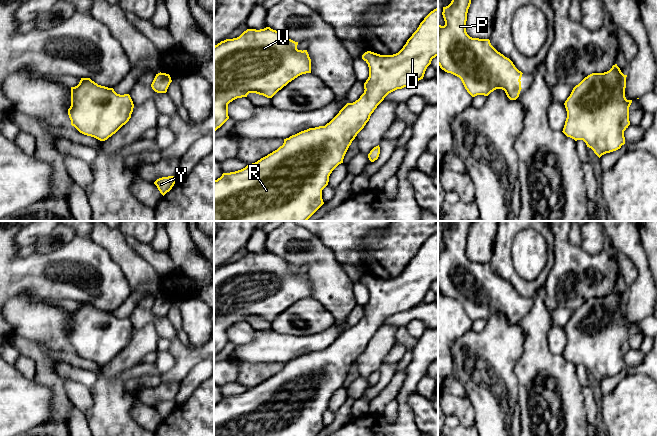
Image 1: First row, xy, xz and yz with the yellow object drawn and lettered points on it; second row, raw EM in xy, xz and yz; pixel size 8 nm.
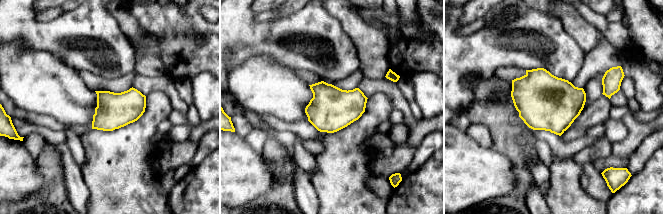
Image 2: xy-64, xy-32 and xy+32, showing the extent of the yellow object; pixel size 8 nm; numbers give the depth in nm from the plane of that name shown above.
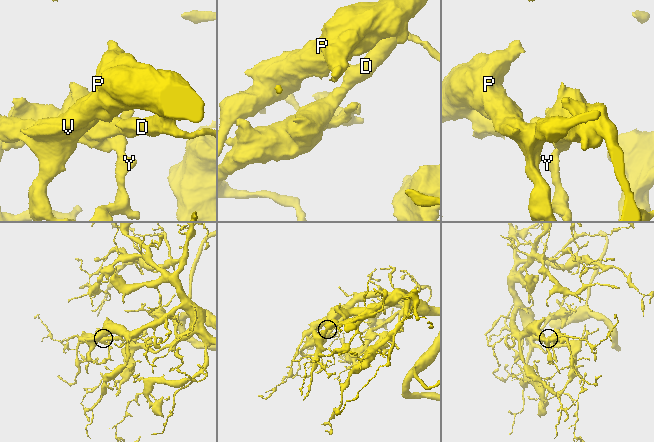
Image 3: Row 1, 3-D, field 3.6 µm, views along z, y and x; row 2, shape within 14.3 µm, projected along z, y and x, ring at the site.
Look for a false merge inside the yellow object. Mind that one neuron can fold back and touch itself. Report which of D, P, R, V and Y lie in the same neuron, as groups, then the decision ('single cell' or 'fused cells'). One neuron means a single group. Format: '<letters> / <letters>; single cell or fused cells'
D P R V Y; single cell

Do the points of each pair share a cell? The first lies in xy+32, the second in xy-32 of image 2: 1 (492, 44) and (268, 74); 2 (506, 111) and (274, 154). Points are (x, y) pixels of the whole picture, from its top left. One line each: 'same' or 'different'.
1: different
2: same

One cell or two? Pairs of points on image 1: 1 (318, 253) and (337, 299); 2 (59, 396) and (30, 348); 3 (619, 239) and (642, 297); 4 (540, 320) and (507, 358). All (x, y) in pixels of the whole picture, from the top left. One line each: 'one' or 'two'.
1: one
2: one
3: one
4: two

